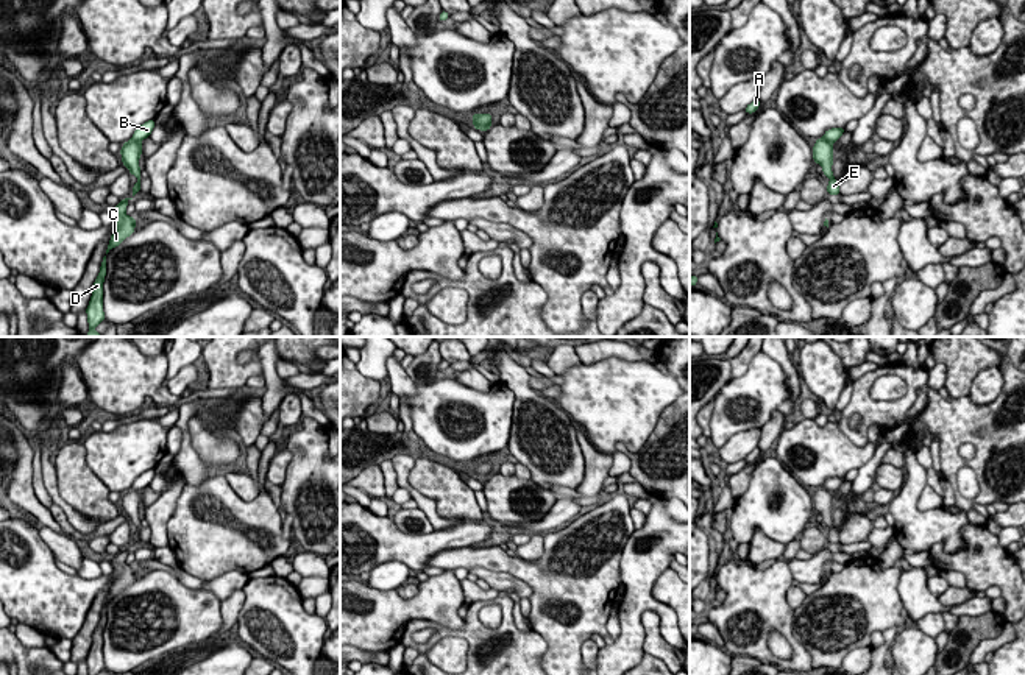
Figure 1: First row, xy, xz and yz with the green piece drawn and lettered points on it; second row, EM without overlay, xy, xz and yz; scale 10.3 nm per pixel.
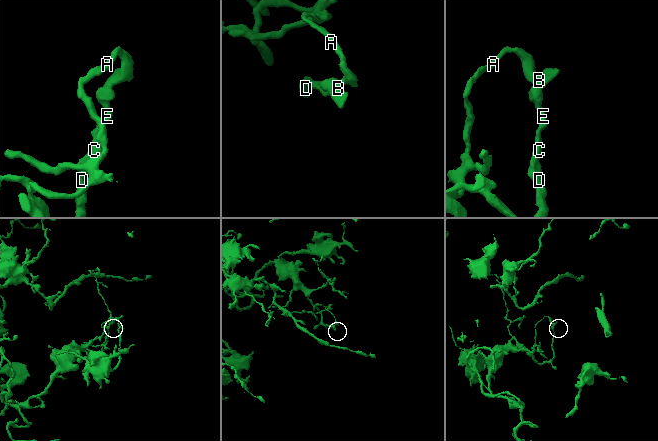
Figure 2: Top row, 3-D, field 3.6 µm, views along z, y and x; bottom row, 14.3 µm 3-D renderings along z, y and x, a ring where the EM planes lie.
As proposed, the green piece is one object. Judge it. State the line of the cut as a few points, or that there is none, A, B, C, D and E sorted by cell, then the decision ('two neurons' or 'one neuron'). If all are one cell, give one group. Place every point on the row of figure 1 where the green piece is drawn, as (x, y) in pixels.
cut xy (131, 139), (139, 142); groups A B / C D E; two neurons

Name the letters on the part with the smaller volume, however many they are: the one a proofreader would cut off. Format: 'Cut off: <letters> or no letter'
Cut off: A, B

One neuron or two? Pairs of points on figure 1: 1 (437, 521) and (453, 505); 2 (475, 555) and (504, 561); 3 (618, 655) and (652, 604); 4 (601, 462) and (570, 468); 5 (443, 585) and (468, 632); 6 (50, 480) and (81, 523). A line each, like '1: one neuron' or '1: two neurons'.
1: two neurons
2: one neuron
3: one neuron
4: two neurons
5: two neurons
6: one neuron

